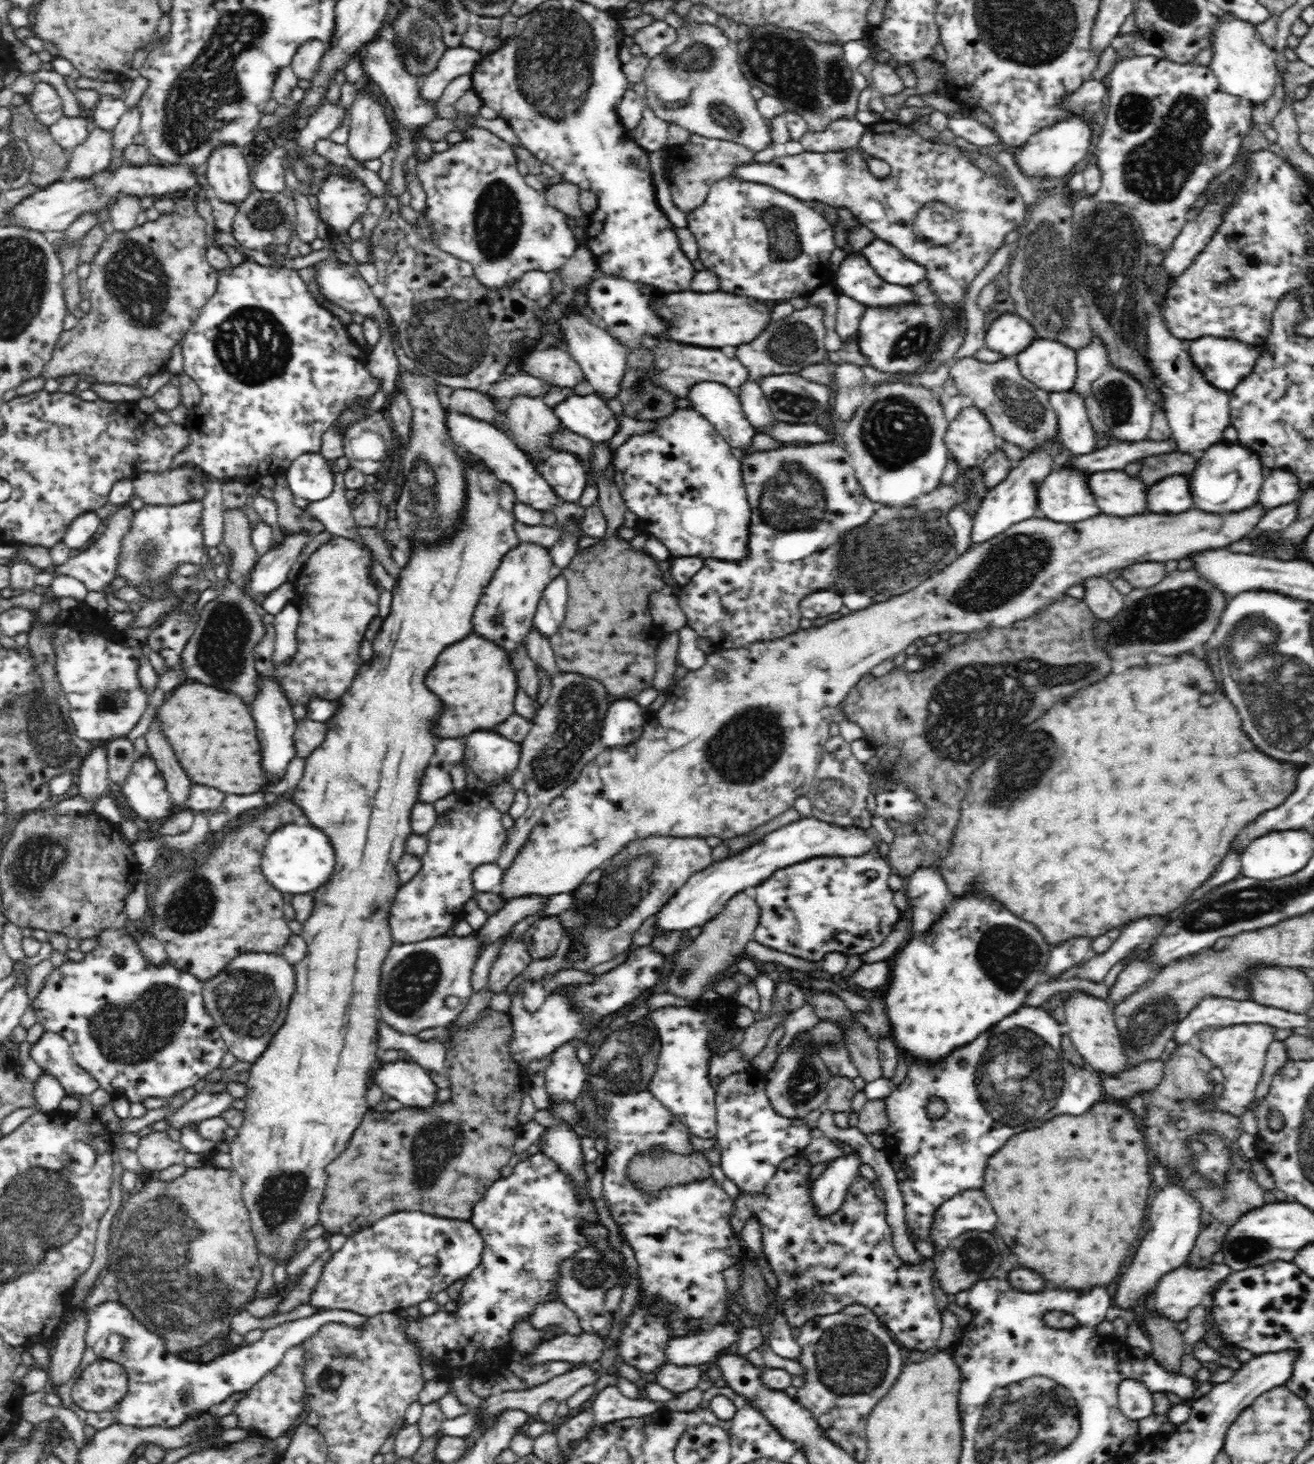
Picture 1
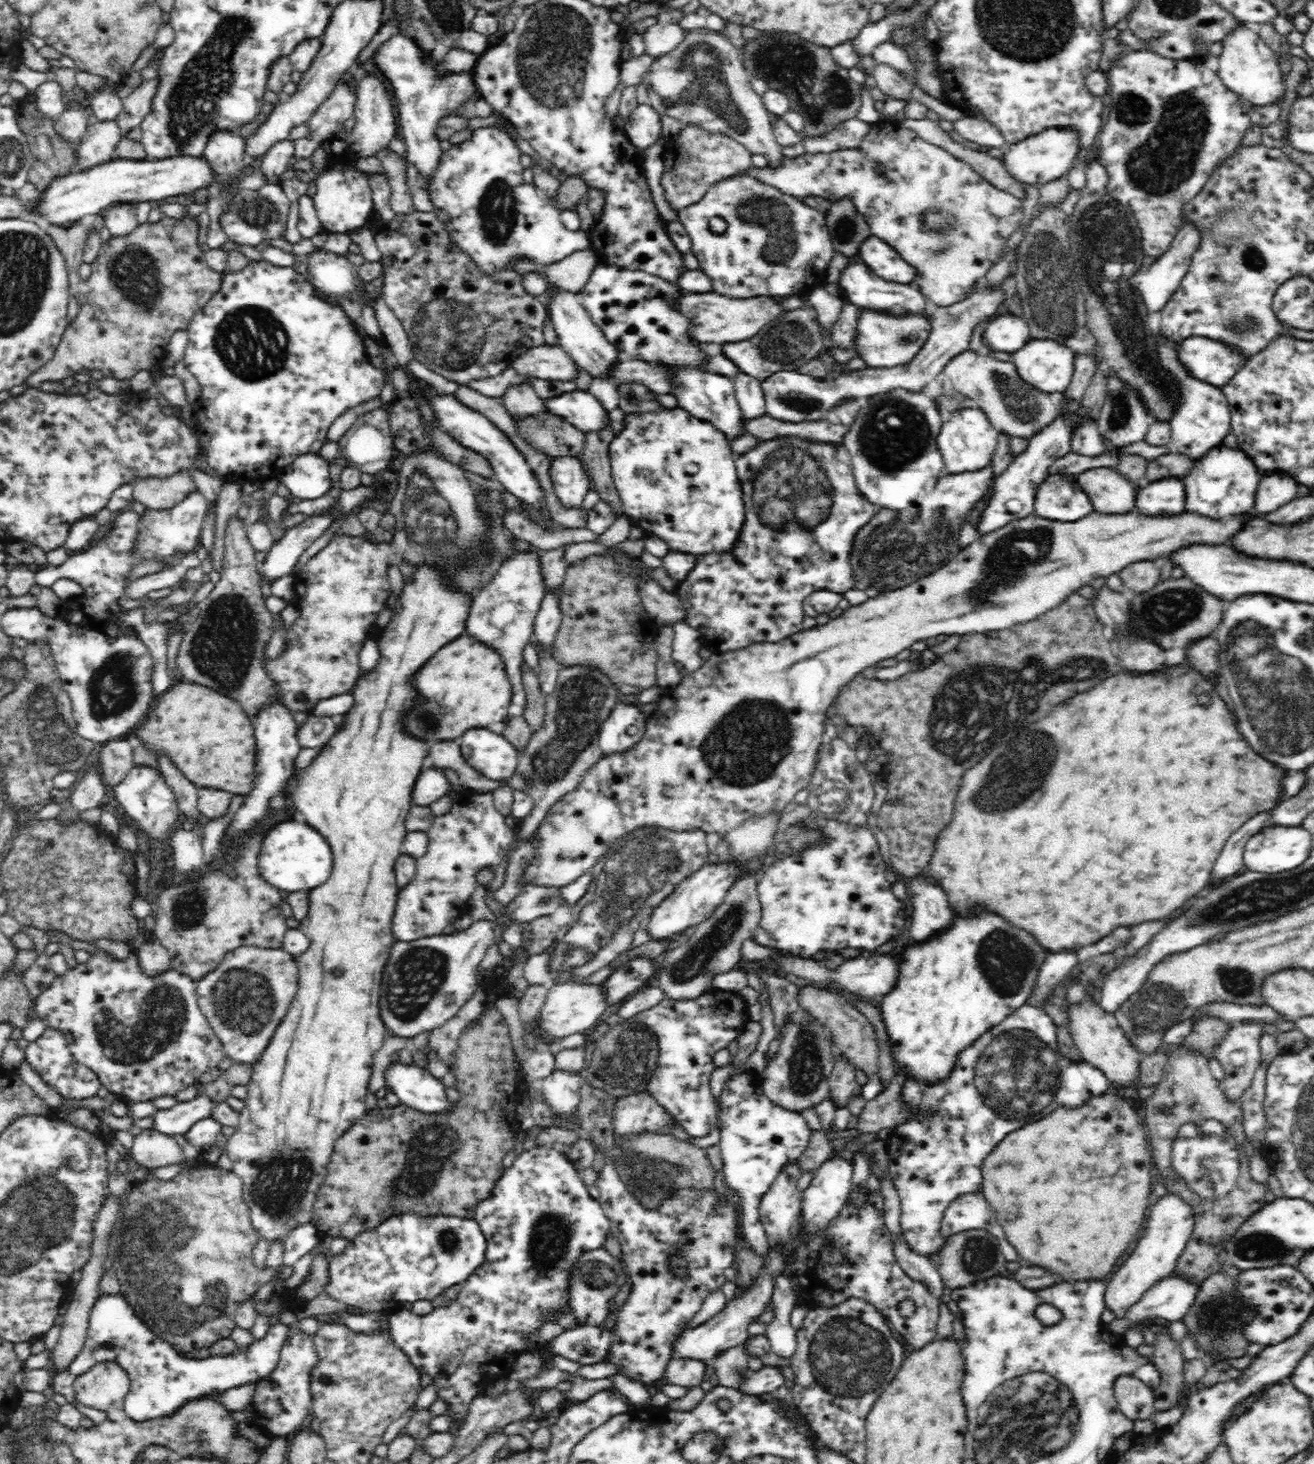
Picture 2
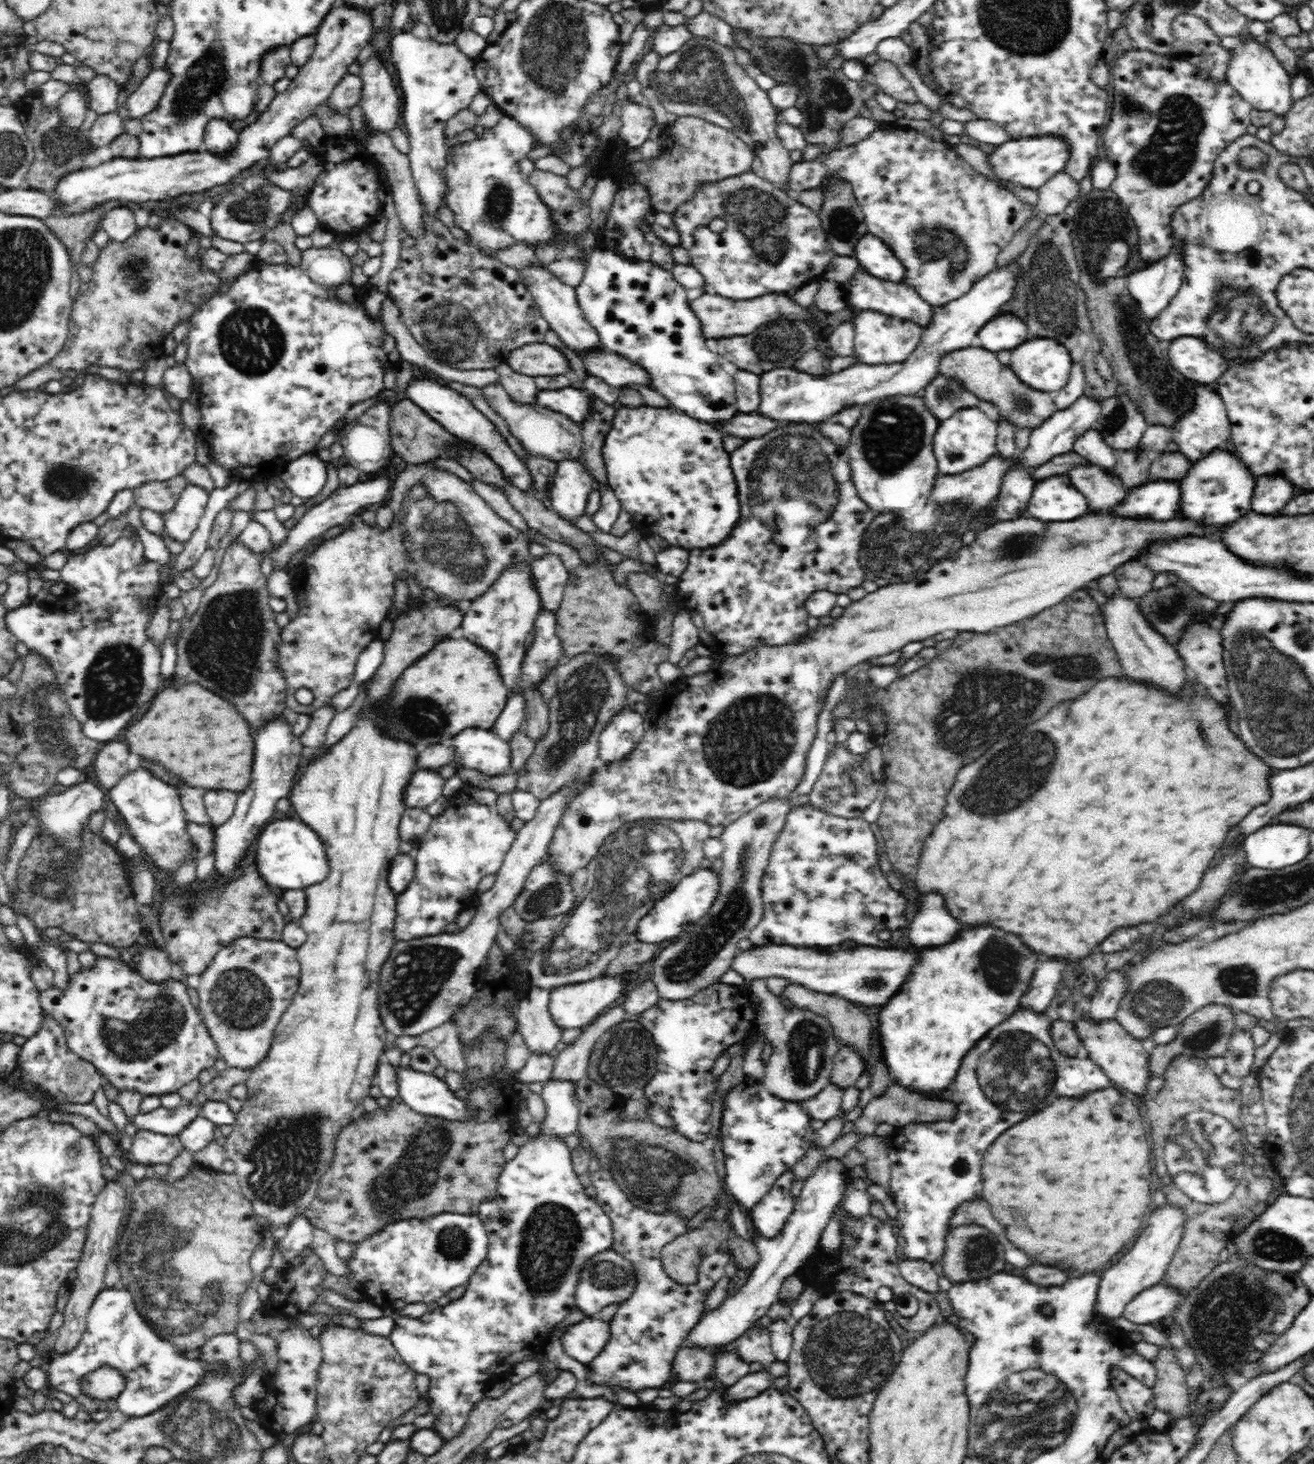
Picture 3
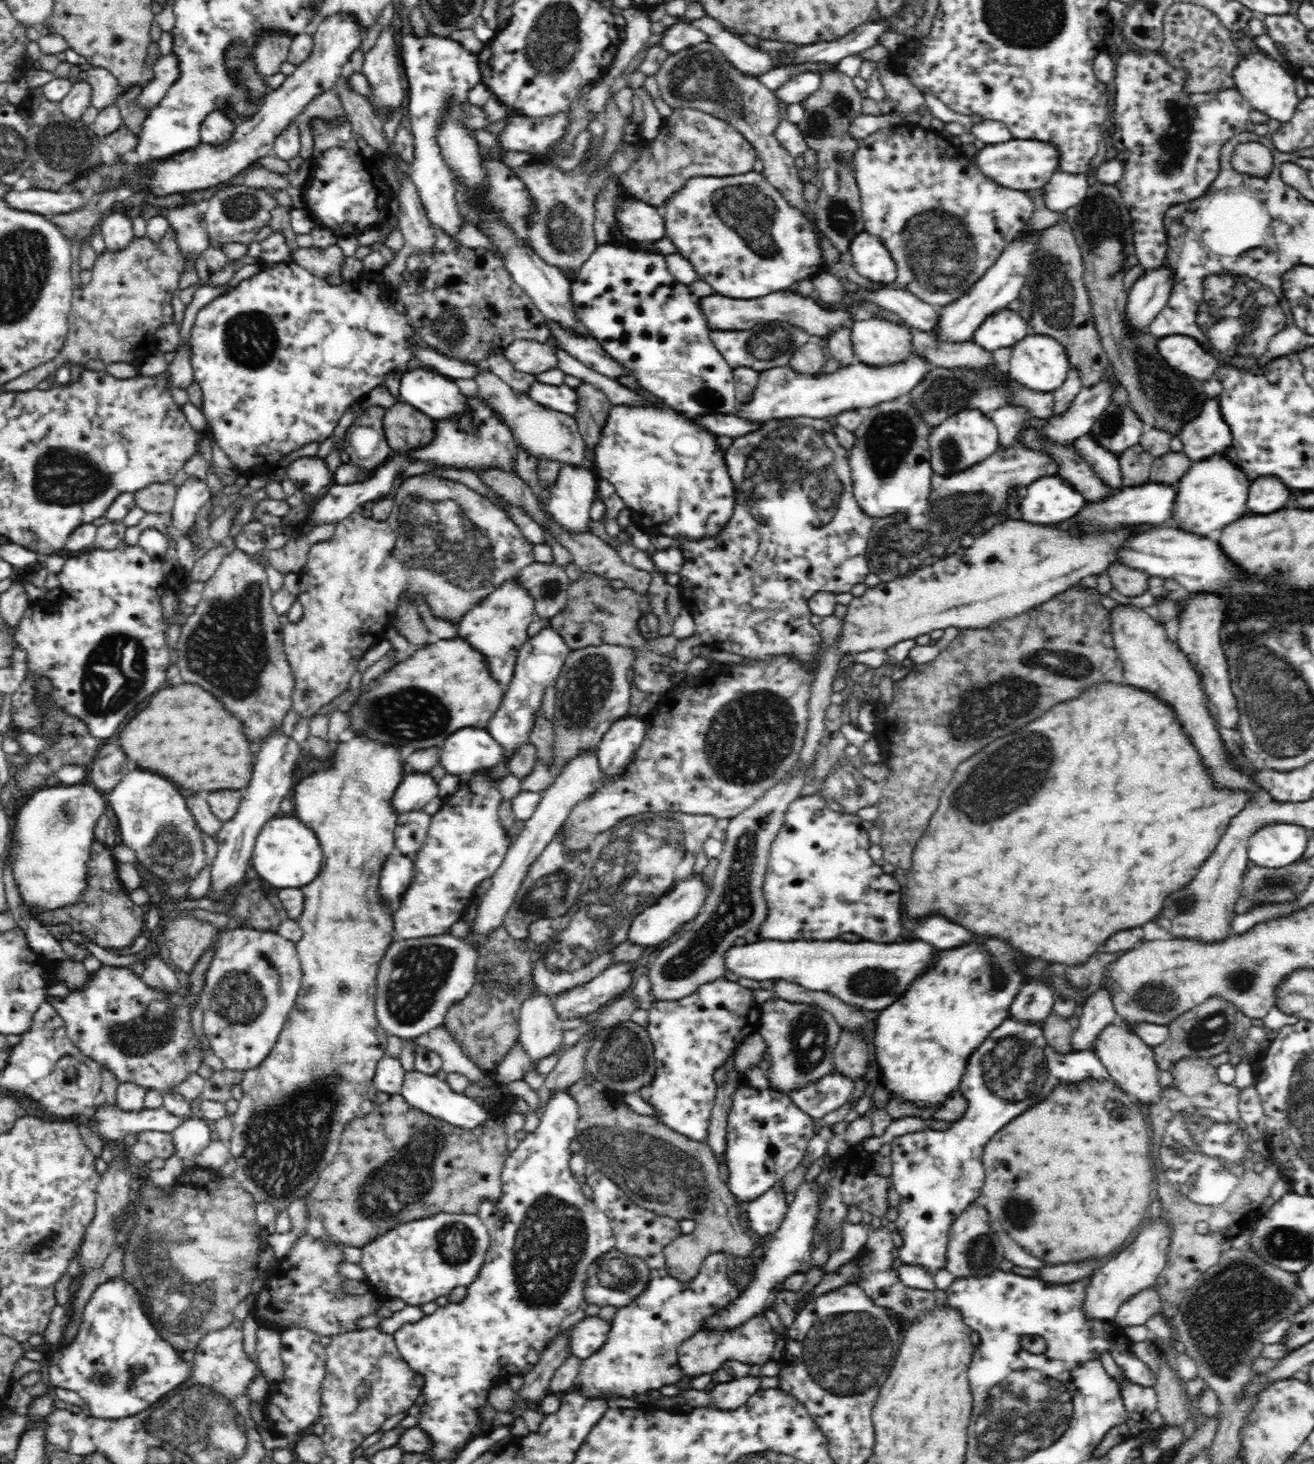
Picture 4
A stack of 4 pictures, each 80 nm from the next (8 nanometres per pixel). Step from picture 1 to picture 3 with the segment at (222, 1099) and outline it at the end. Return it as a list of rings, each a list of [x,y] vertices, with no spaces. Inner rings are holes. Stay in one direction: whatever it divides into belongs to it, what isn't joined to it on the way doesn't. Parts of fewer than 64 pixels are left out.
[[[186,1103],[184,1106],[178,1106],[178,1108],[174,1108],[174,1110],[159,1107],[148,1113],[139,1113],[137,1116],[134,1116],[131,1122],[127,1123],[133,1124],[137,1130],[149,1130],[158,1134],[165,1134],[166,1136],[178,1135],[190,1122],[200,1116],[202,1110],[203,1106],[194,1106],[190,1105],[190,1103]]]

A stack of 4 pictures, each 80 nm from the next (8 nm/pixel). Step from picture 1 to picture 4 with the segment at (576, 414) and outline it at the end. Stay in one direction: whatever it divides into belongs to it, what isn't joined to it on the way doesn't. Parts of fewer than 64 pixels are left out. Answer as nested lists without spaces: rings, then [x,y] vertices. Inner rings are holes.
[[[534,380],[527,386],[526,392],[538,404],[558,412],[571,414],[572,417],[578,410],[574,389],[568,385],[550,386]]]

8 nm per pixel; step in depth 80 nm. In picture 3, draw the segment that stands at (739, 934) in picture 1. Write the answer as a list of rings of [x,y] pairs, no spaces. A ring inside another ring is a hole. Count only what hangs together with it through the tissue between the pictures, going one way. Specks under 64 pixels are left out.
[[[764,800],[750,812],[742,814],[738,820],[728,824],[719,836],[724,845],[724,854],[720,872],[718,872],[718,896],[715,897],[714,904],[710,906],[710,912],[706,912],[700,920],[694,922],[694,926],[686,926],[684,940],[678,940],[676,944],[664,948],[654,960],[654,972],[650,976],[650,981],[658,988],[661,999],[665,1000],[689,1000],[704,988],[718,983],[718,978],[732,969],[734,956],[738,954],[738,942],[742,938],[748,938],[748,934],[762,920],[765,904],[761,897],[761,882],[768,866],[774,842],[778,840],[780,832],[786,822],[786,816],[790,812],[788,800]]]

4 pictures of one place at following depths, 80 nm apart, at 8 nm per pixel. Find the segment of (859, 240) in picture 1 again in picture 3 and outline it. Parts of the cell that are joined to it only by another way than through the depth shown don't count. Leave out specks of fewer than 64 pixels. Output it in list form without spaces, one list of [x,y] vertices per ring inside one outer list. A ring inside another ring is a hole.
[[[833,175],[824,182],[821,188],[822,202],[818,218],[822,221],[822,230],[826,233],[826,240],[835,254],[840,256],[853,256],[854,246],[864,234],[868,233],[864,213],[857,203],[853,188],[848,180],[839,180]]]

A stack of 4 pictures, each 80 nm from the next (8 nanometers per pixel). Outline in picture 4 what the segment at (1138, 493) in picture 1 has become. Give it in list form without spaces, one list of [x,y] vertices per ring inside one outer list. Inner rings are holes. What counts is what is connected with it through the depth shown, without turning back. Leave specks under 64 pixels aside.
[[[1020,427],[1015,434],[1017,444],[1026,446],[1050,455],[1051,460],[1058,467],[1057,474],[1078,492],[1086,502],[1098,502],[1110,497],[1113,490],[1098,477],[1094,467],[1090,466],[1074,449],[1073,445],[1061,444],[1060,441],[1050,439],[1046,433],[1042,433],[1039,427],[1030,427],[1023,430]]]

